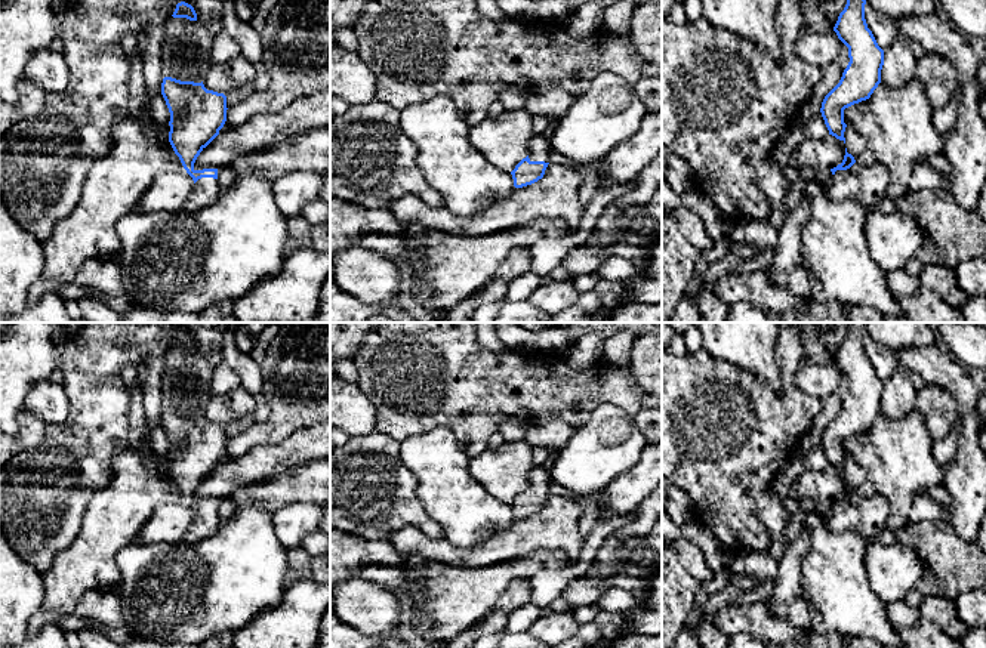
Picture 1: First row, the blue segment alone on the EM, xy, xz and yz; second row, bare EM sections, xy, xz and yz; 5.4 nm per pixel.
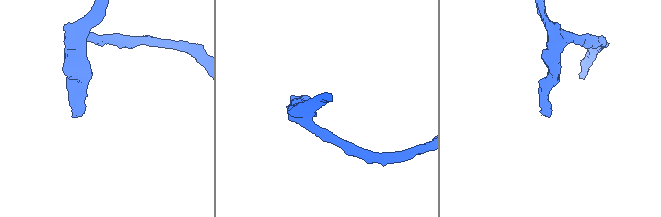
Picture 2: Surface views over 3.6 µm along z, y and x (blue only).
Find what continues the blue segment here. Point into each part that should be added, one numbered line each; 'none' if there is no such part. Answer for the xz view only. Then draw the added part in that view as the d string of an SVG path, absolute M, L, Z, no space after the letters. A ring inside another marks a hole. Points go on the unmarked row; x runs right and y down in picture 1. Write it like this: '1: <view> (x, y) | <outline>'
1: xz (539, 478) | M536 465L530 472L529 472L529 490L530 493L545 493L549 494L549 482L551 476L549 472L542 466Z

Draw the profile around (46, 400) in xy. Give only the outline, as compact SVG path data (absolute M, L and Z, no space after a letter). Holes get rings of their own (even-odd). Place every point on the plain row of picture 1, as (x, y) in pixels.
M50 379L36 382L27 394L25 408L41 419L44 425L64 423L70 411L64 385Z

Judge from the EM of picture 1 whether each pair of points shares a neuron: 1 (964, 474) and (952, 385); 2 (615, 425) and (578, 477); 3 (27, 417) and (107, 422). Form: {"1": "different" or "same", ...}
{"1": "same", "2": "same", "3": "different"}

